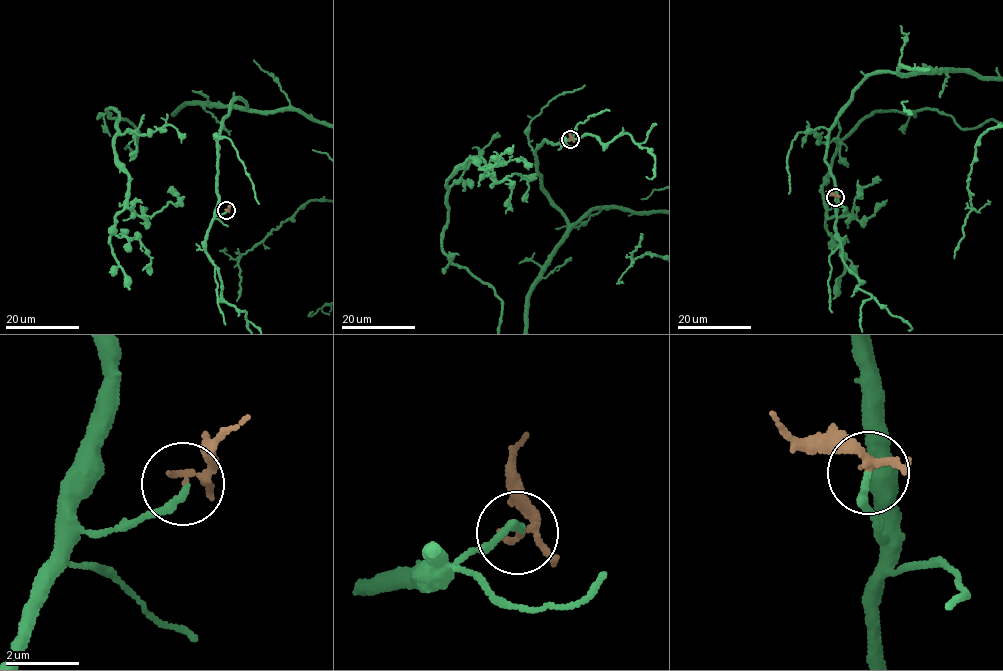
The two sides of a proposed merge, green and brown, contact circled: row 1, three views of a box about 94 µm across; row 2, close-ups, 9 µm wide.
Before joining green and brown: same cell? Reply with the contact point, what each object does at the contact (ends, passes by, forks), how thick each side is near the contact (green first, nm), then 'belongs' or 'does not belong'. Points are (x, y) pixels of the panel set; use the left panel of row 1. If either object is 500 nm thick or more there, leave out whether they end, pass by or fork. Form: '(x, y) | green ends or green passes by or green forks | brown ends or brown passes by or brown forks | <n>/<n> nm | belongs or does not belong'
(226, 210) | green ends | brown passes by | 220/150 nm | does not belong

